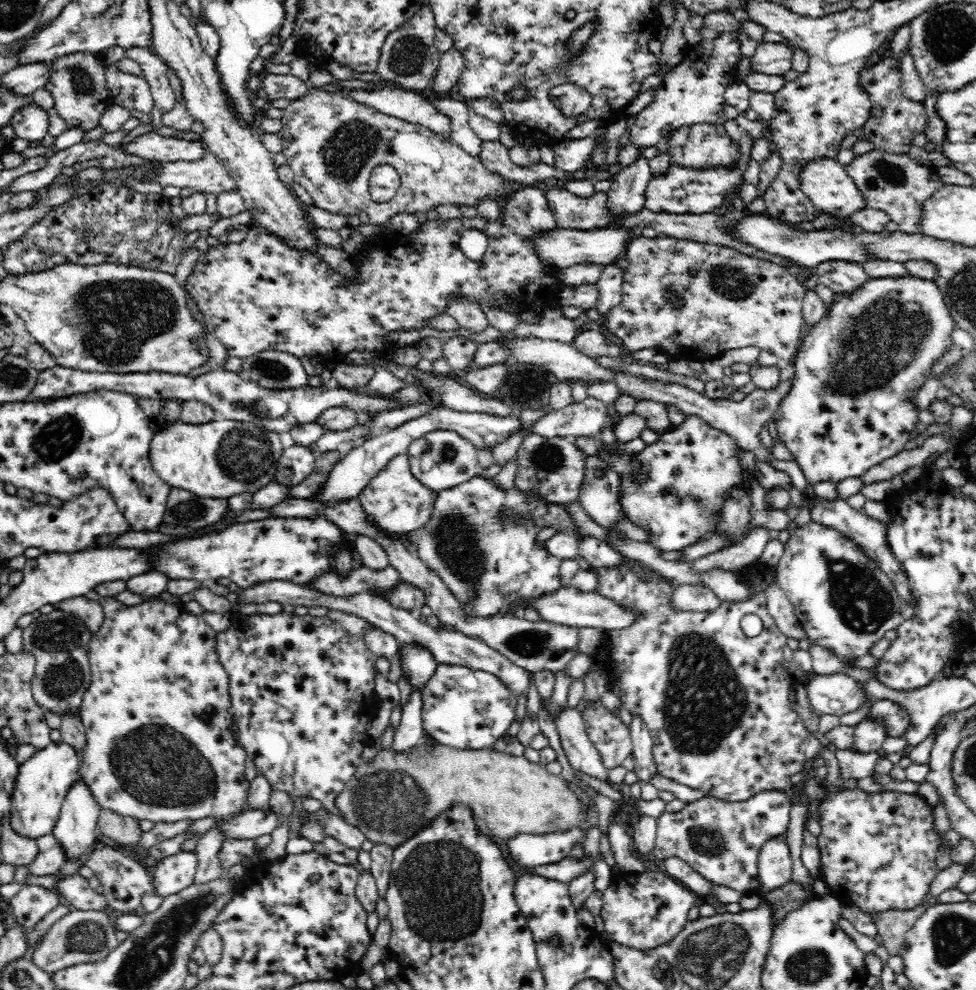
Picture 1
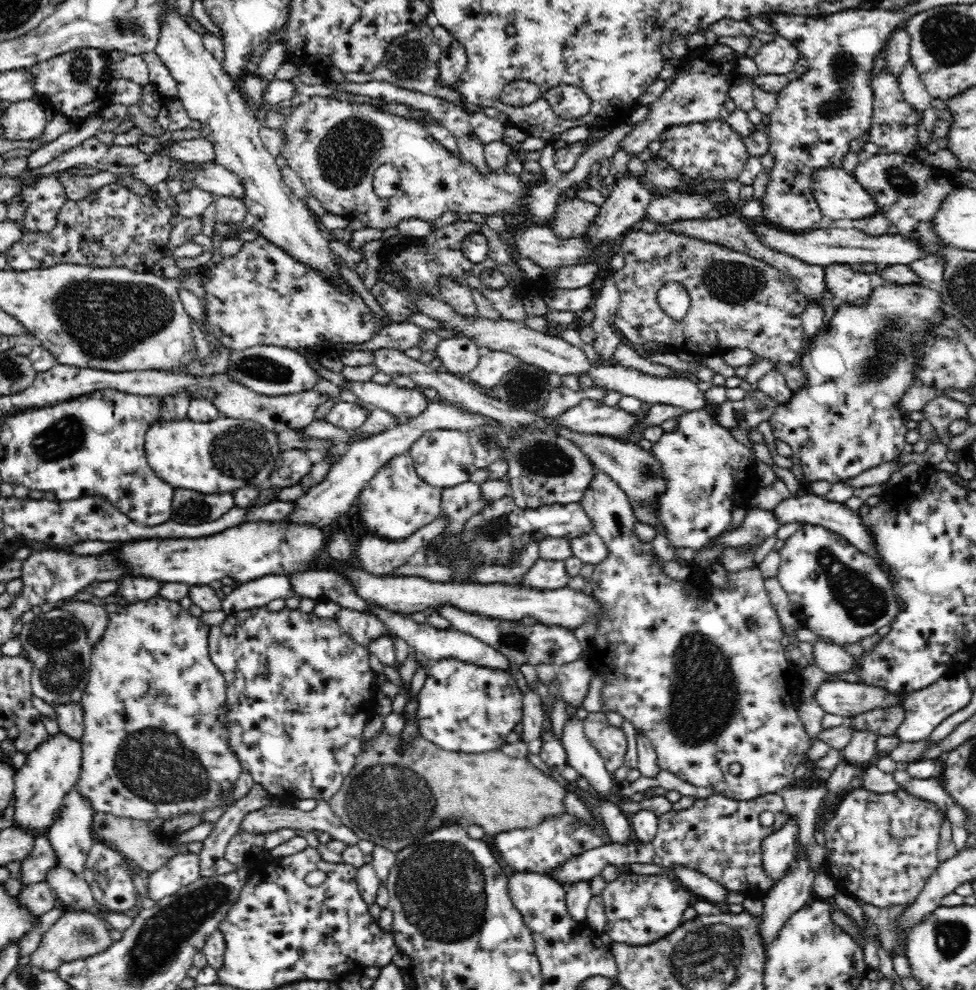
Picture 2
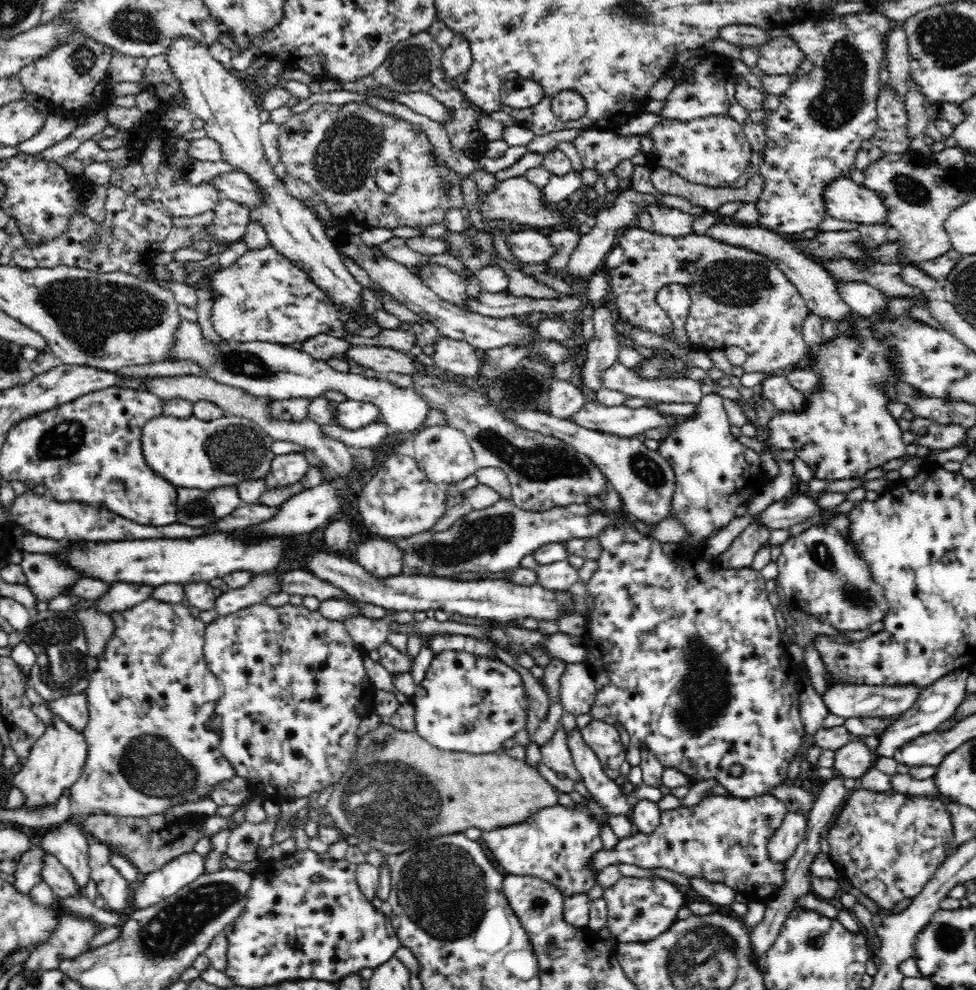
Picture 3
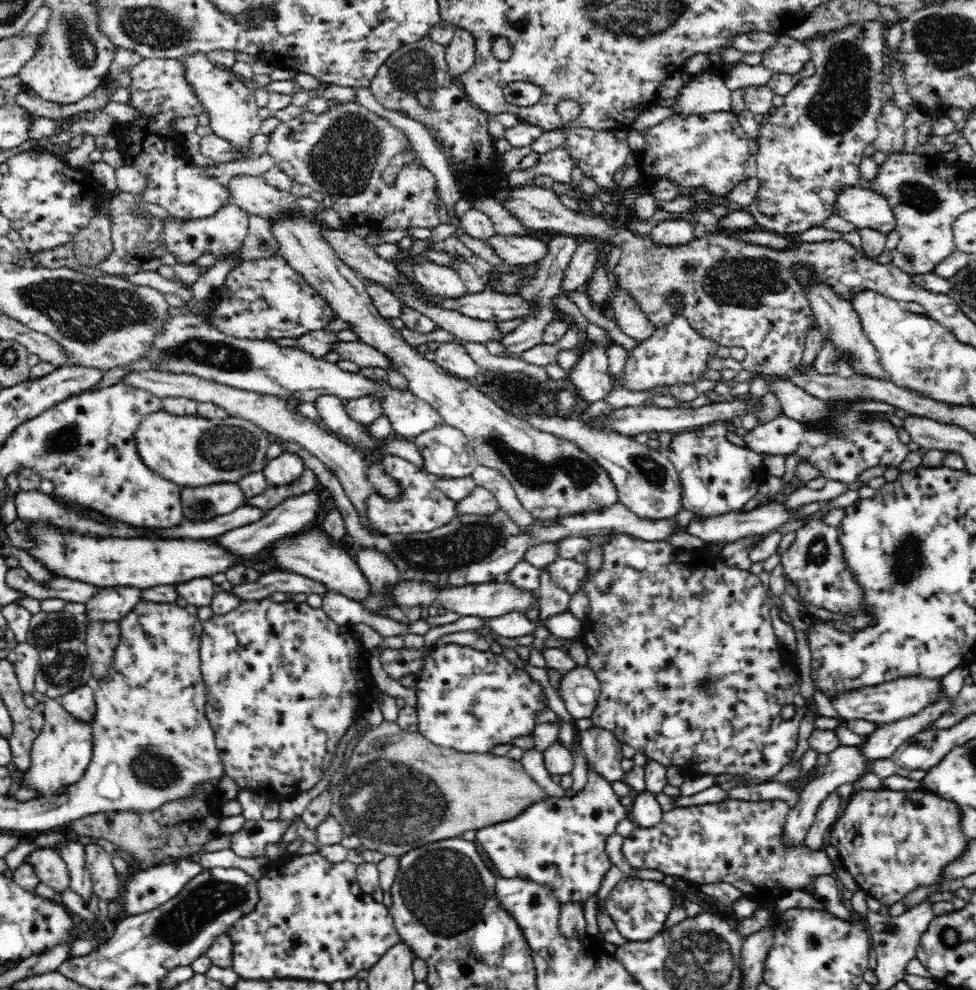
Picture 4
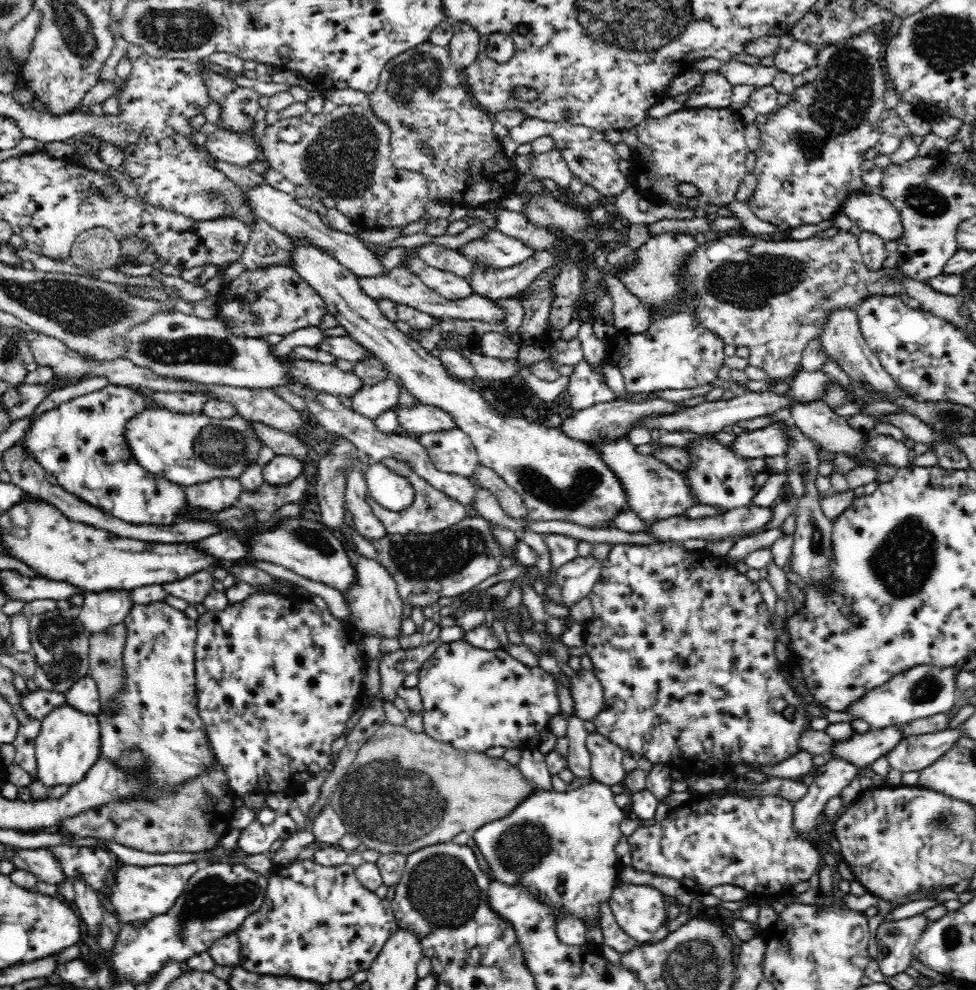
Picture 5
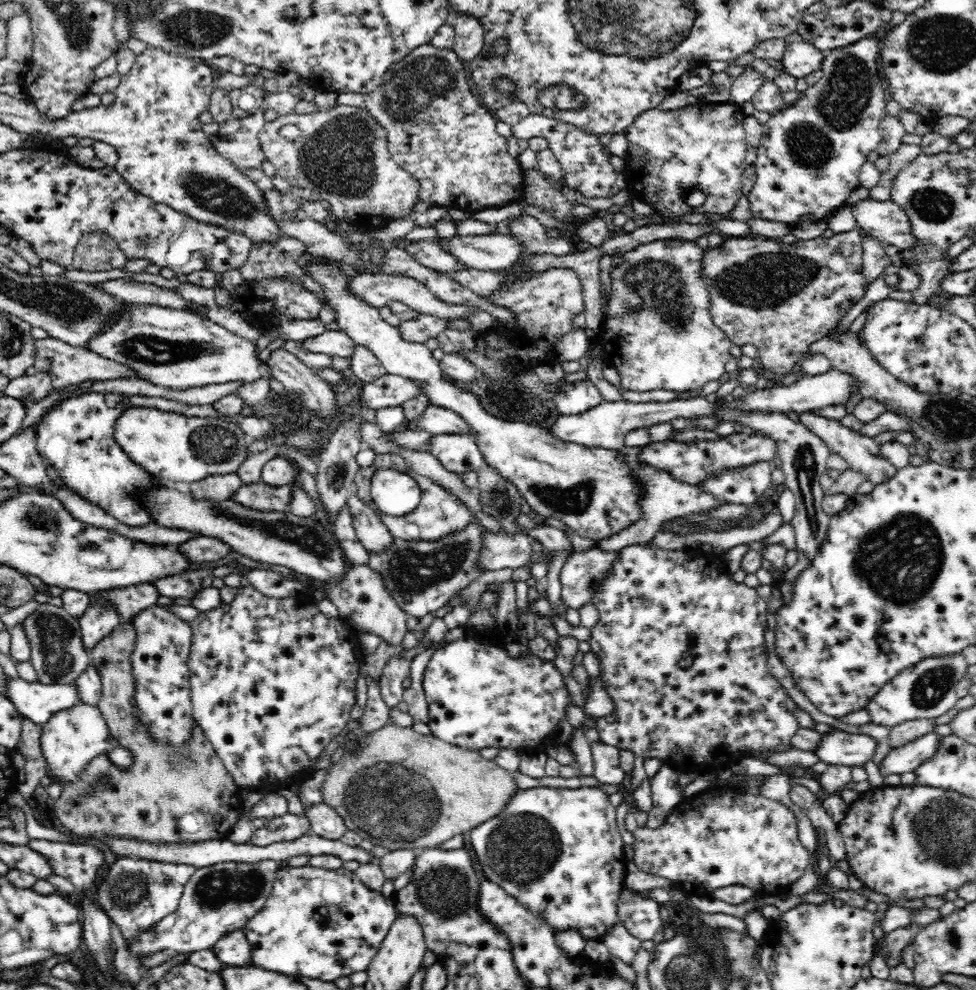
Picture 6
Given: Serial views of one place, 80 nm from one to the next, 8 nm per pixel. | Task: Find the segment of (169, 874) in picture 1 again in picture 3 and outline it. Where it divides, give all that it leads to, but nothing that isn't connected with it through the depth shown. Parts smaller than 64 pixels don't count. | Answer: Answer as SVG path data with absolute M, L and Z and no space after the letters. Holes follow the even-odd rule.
M192 851L167 862L162 868L142 875L142 886L133 894L136 909L165 901L204 874L204 857Z

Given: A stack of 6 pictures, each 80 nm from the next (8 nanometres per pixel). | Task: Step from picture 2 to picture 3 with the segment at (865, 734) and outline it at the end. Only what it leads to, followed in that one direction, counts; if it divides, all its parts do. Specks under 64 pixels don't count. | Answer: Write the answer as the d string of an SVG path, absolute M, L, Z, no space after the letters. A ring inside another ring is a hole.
M862 736L853 737L847 745L835 750L835 754L835 774L856 780L874 766L876 759L876 754L868 748Z

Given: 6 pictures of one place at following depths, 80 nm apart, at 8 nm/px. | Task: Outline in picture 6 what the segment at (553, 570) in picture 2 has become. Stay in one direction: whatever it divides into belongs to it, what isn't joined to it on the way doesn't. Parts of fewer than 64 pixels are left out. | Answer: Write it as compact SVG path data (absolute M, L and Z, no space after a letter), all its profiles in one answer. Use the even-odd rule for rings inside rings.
M596 546L584 553L574 552L566 559L561 568L559 579L561 582L561 599L566 603L567 608L578 609L580 606L584 606L586 602L591 602L595 589L604 580L604 576L608 574L614 560L616 560L616 553L606 553Z

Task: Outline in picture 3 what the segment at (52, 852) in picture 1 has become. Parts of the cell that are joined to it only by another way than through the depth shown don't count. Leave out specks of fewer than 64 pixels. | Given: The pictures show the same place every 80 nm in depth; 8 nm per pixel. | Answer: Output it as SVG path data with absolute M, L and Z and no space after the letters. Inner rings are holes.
M41 844L32 845L20 858L15 872L15 887L22 894L27 894L34 886L43 881L41 872L44 868L45 856L48 854Z

